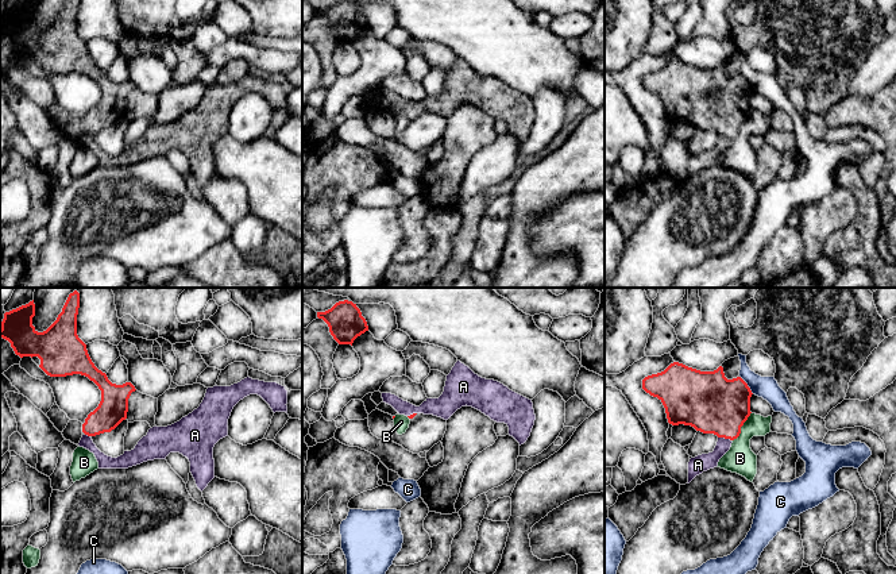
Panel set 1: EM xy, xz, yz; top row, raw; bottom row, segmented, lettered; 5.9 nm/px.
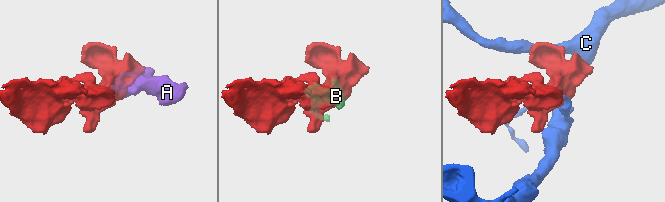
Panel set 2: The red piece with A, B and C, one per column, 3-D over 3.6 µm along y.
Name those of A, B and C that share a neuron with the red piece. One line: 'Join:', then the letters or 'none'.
Join: A

